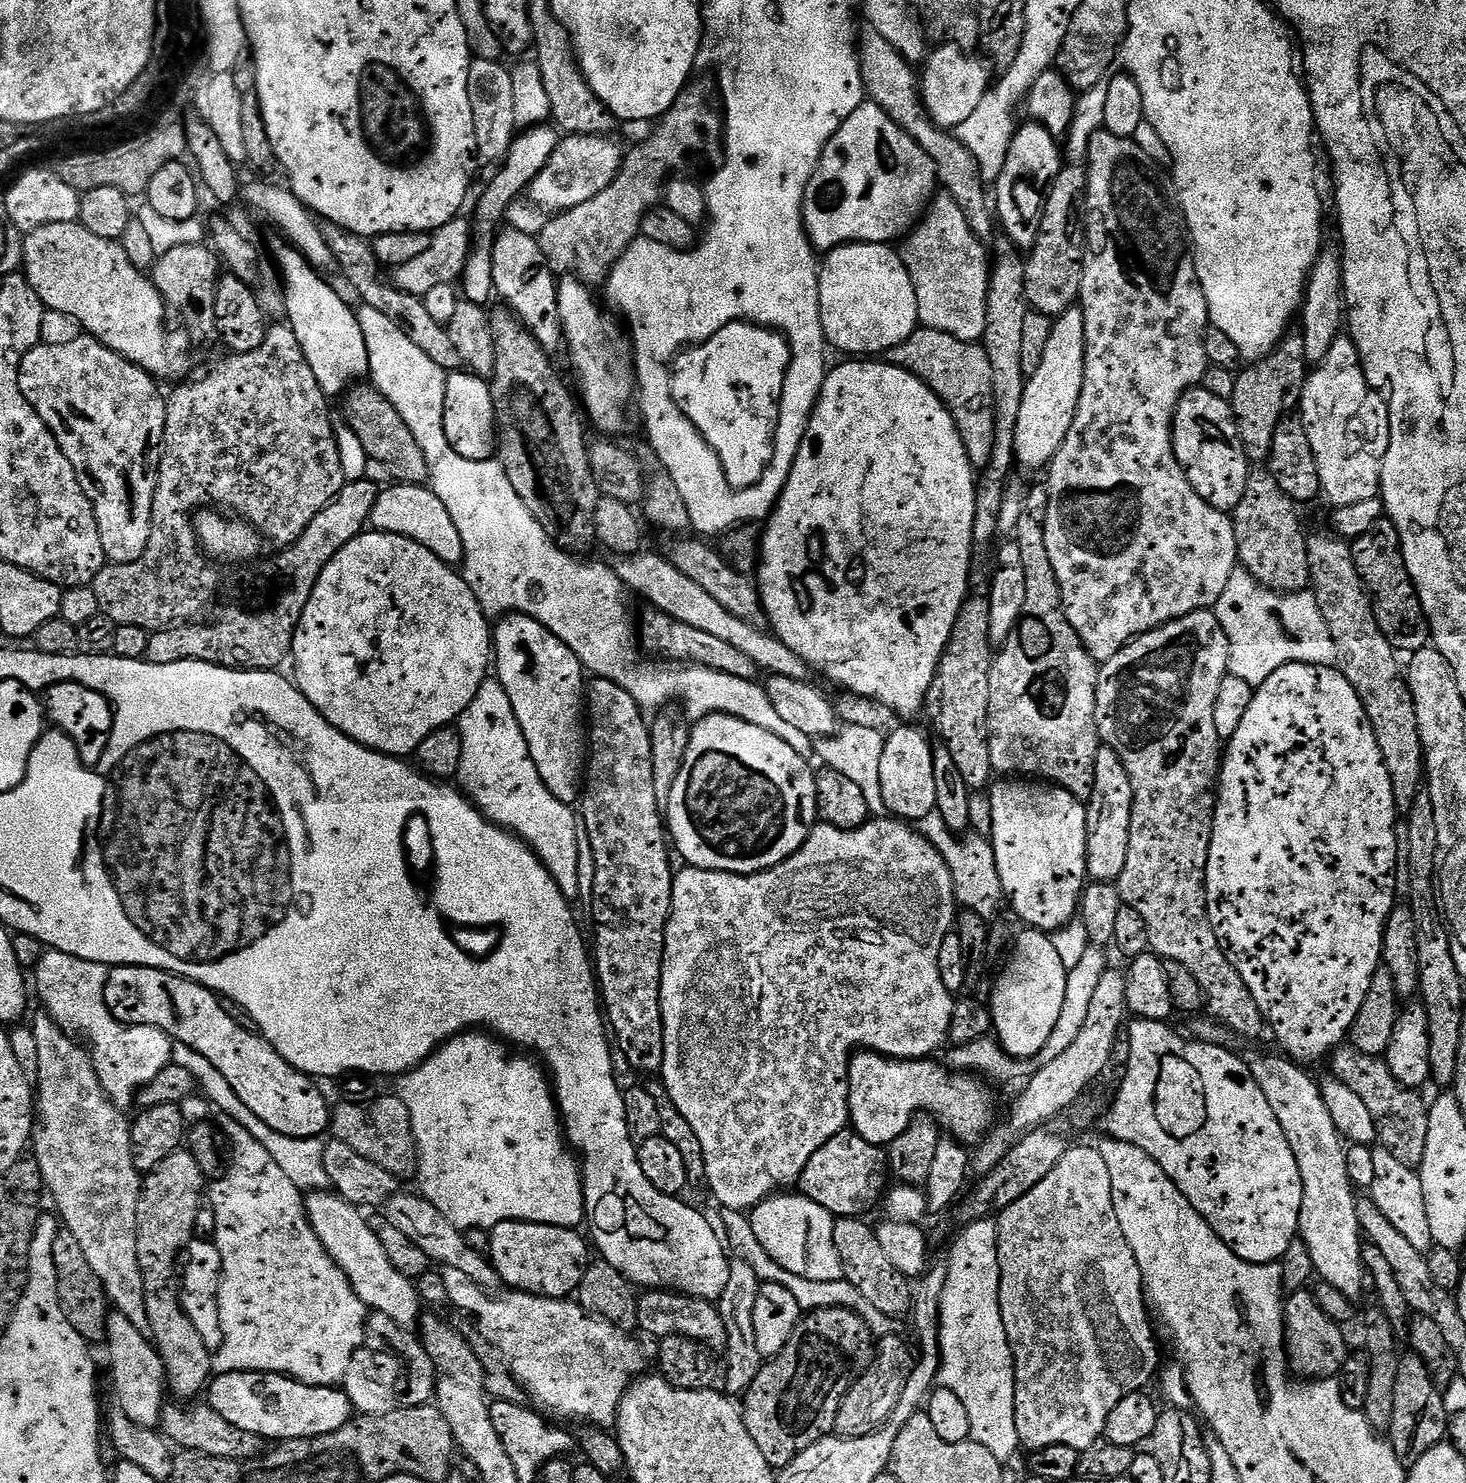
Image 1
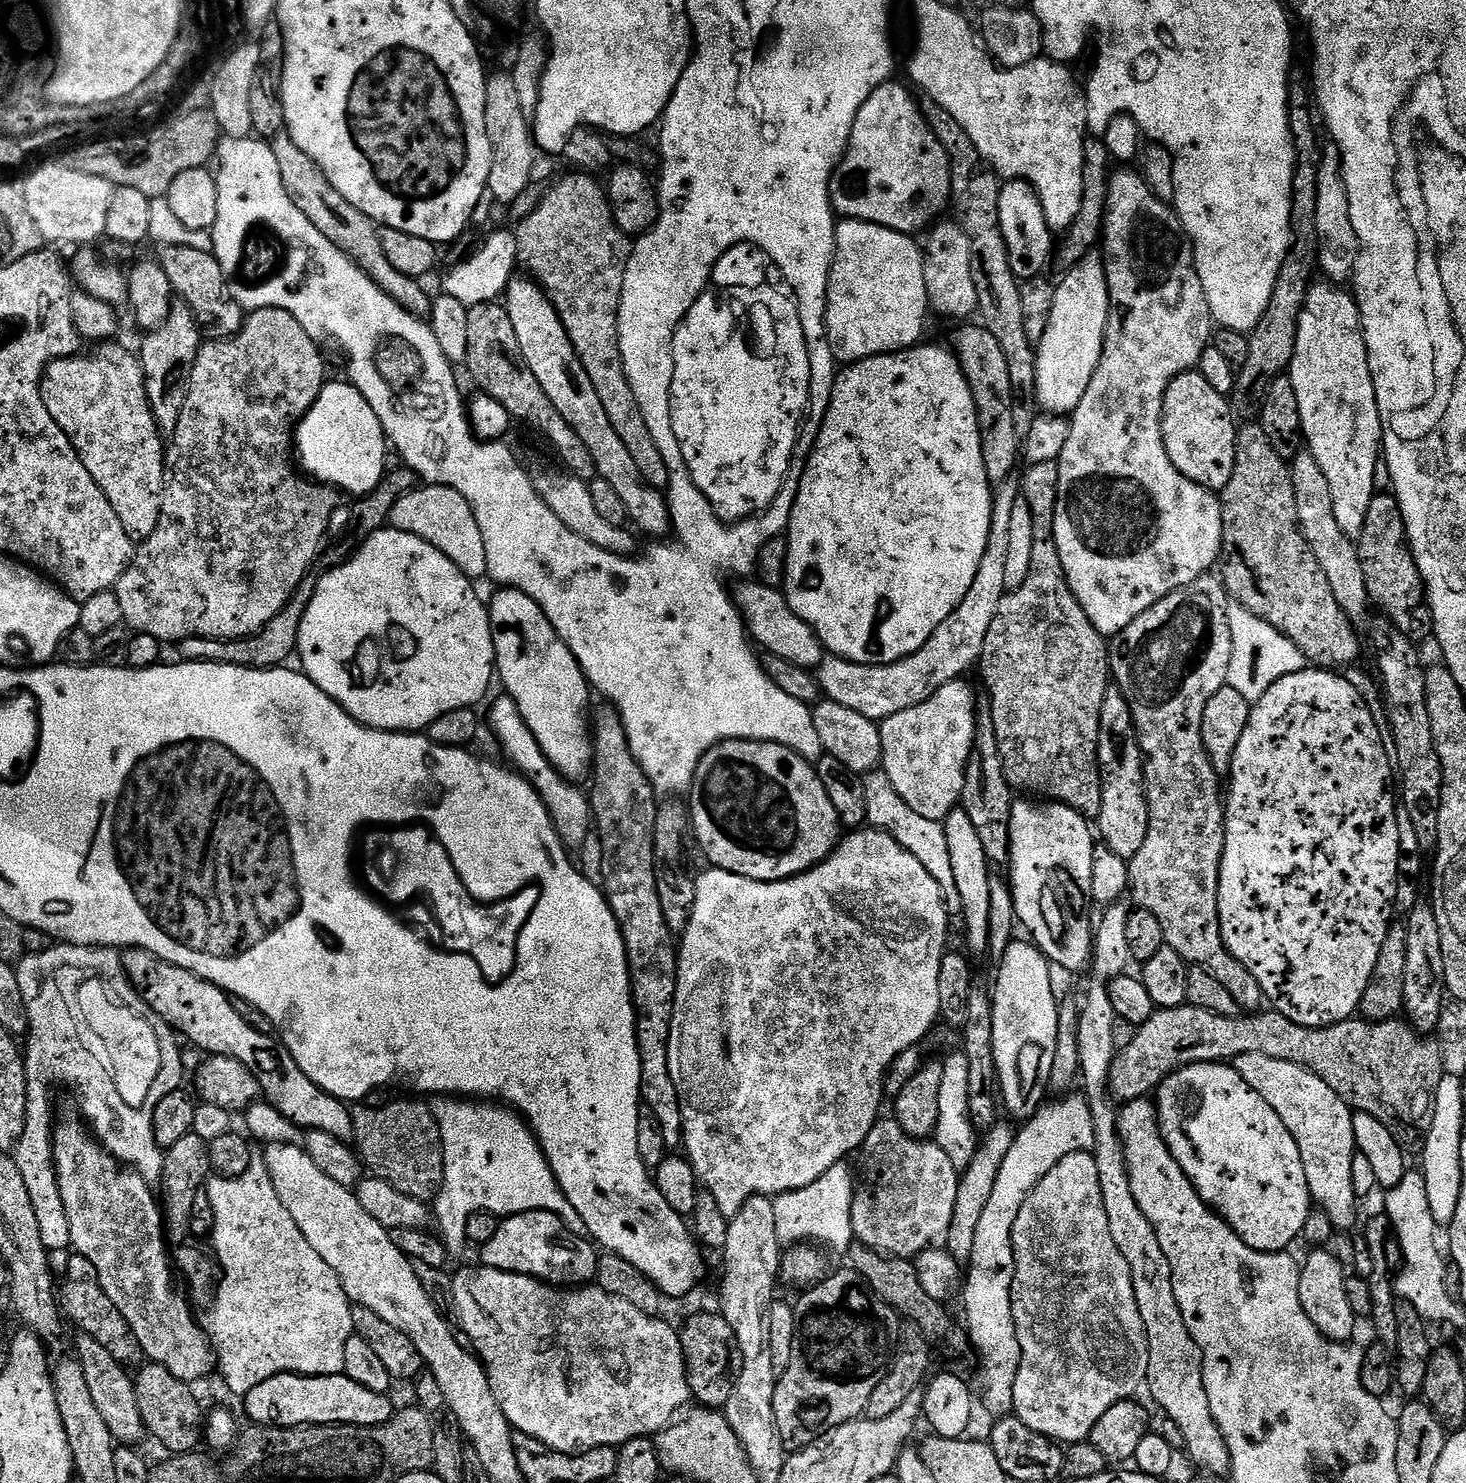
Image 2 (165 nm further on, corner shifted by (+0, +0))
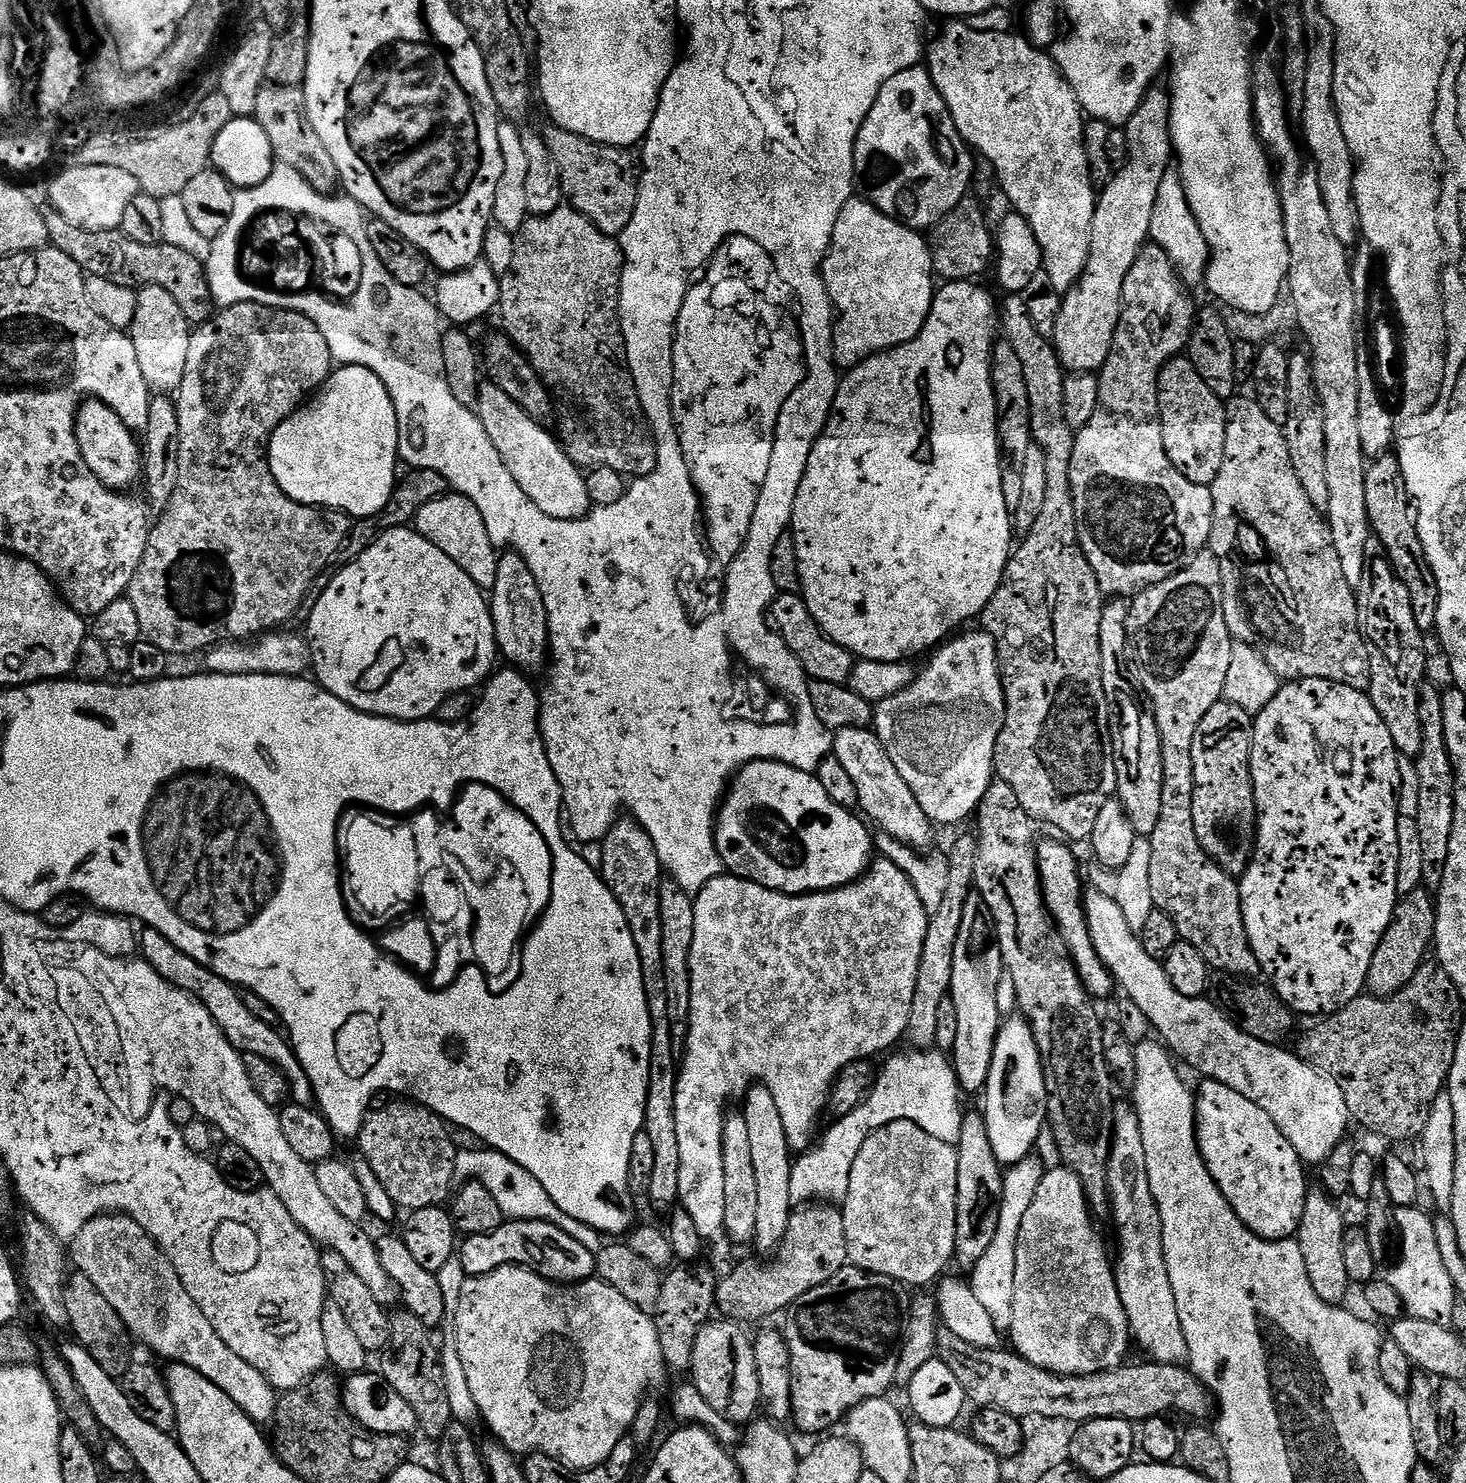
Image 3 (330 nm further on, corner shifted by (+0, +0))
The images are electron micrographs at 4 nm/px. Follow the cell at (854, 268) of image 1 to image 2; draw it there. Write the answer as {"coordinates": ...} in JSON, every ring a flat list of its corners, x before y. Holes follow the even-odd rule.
{"coordinates":[[841,219,836,226,836,252,832,255,832,269,828,275,828,301,824,325,828,331,830,350,841,365,857,364,871,356,887,356,903,352,921,343,924,319,930,316,924,254,906,232,895,232,861,220]]}

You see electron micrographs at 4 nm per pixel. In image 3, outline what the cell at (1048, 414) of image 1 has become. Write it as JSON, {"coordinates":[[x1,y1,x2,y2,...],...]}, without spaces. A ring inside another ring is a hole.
{"coordinates":[[1149,87,1134,114,1123,125,1124,165,1117,172,1115,169,1114,175,1103,185,1104,192,1102,188,1099,193,1090,226,1090,250,1084,273,1060,302,1054,347,1061,365,1072,374,1095,373,1106,362,1116,323,1120,320,1124,279,1141,248,1149,243,1154,198,1158,198,1158,186,1174,160,1170,130,1172,104,1165,89,1163,92,1156,87]]}

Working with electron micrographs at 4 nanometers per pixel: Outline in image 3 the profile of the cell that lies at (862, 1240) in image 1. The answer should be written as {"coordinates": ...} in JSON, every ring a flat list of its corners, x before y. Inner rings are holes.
{"coordinates":[[943,1326,936,1329,936,1356,950,1366,954,1378,962,1385,964,1399,969,1405,976,1404,977,1409,993,1408,1005,1411,1006,1414,1021,1418,1028,1414,1042,1414,1049,1418,1066,1418,1077,1426,1085,1424,1088,1420,1098,1418,1118,1418,1119,1420,1131,1420,1143,1422,1155,1416,1167,1417,1168,1412,1181,1412,1189,1416,1192,1422,1204,1422,1208,1415,1211,1417,1217,1411,1216,1399,1212,1397,1212,1391,1204,1385,1195,1374,1187,1367,1178,1364,1157,1364,1155,1362,1143,1362,1144,1364,1125,1363,1110,1372,1098,1374,1086,1374,1085,1376,1056,1376,1053,1372,1042,1370,1022,1357,1015,1351,997,1350,995,1348,979,1348,970,1346,958,1334,950,1334,950,1330]]}

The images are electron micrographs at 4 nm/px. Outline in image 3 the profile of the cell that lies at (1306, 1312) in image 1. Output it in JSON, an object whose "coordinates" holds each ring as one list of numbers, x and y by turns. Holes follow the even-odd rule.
{"coordinates":[[1323,1190,1309,1191,1306,1206,1302,1214,1298,1243,1302,1250,1302,1258,1306,1258,1306,1274,1310,1274,1310,1284,1327,1304,1339,1305,1340,1300,1350,1289,1350,1281,1346,1274,1346,1265,1342,1254,1342,1238,1346,1221,1340,1213,1340,1204]]}

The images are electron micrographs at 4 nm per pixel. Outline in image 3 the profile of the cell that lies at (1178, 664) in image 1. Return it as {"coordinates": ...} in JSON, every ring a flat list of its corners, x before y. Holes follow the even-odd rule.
{"coordinates":[[1201,550,1184,565,1180,571,1172,576,1167,576,1161,584,1152,584,1137,592,1131,597,1128,604,1128,622,1126,624,1126,634,1128,635,1128,652,1130,653,1130,663,1136,672,1137,685,1142,689,1147,703,1150,705,1158,734,1160,735,1160,745,1162,746,1162,814,1158,818,1158,826,1151,834,1152,853,1150,854,1150,894,1154,896,1157,909,1160,909,1173,920,1177,928,1179,939,1185,940,1187,944,1192,944,1206,958,1209,969,1220,971,1220,974,1227,974,1237,978,1252,978,1260,972,1260,963,1254,954,1254,950,1248,945,1248,935,1246,926,1242,918,1240,909,1240,886,1239,883,1226,870,1219,868,1214,861,1202,850,1198,838,1194,834,1194,814,1192,813,1192,802,1194,800,1194,758,1192,757,1192,747,1194,746,1194,730,1198,730,1198,722,1206,718,1206,714,1218,703,1221,703,1226,686,1226,674,1230,672,1230,654,1234,643,1230,630,1226,626,1226,618,1222,614,1222,594,1220,593,1220,563,1218,558,1211,550]]}

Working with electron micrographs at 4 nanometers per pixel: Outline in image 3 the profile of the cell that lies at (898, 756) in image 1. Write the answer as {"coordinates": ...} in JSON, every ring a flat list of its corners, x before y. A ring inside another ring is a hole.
{"coordinates":[[977,630,965,636,956,634,931,653,932,661,915,673,912,683,874,708,874,731,882,742,890,762,902,774,906,786,914,790,918,806,933,825,956,824,973,815,996,770,996,743,1004,725,1006,702,1000,680,1000,661,996,659,996,640,989,632]]}

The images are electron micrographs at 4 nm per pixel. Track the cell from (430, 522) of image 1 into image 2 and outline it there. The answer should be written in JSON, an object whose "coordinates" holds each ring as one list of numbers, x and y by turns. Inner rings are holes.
{"coordinates":[[441,484,417,486,398,498,394,510,390,510,388,524,406,534,414,534,414,538,422,538,422,542,430,542,434,550,442,550,469,580,480,582,487,577,486,542,482,542,482,530,478,518,474,518,474,510,470,510,470,502,466,502,458,490]]}

